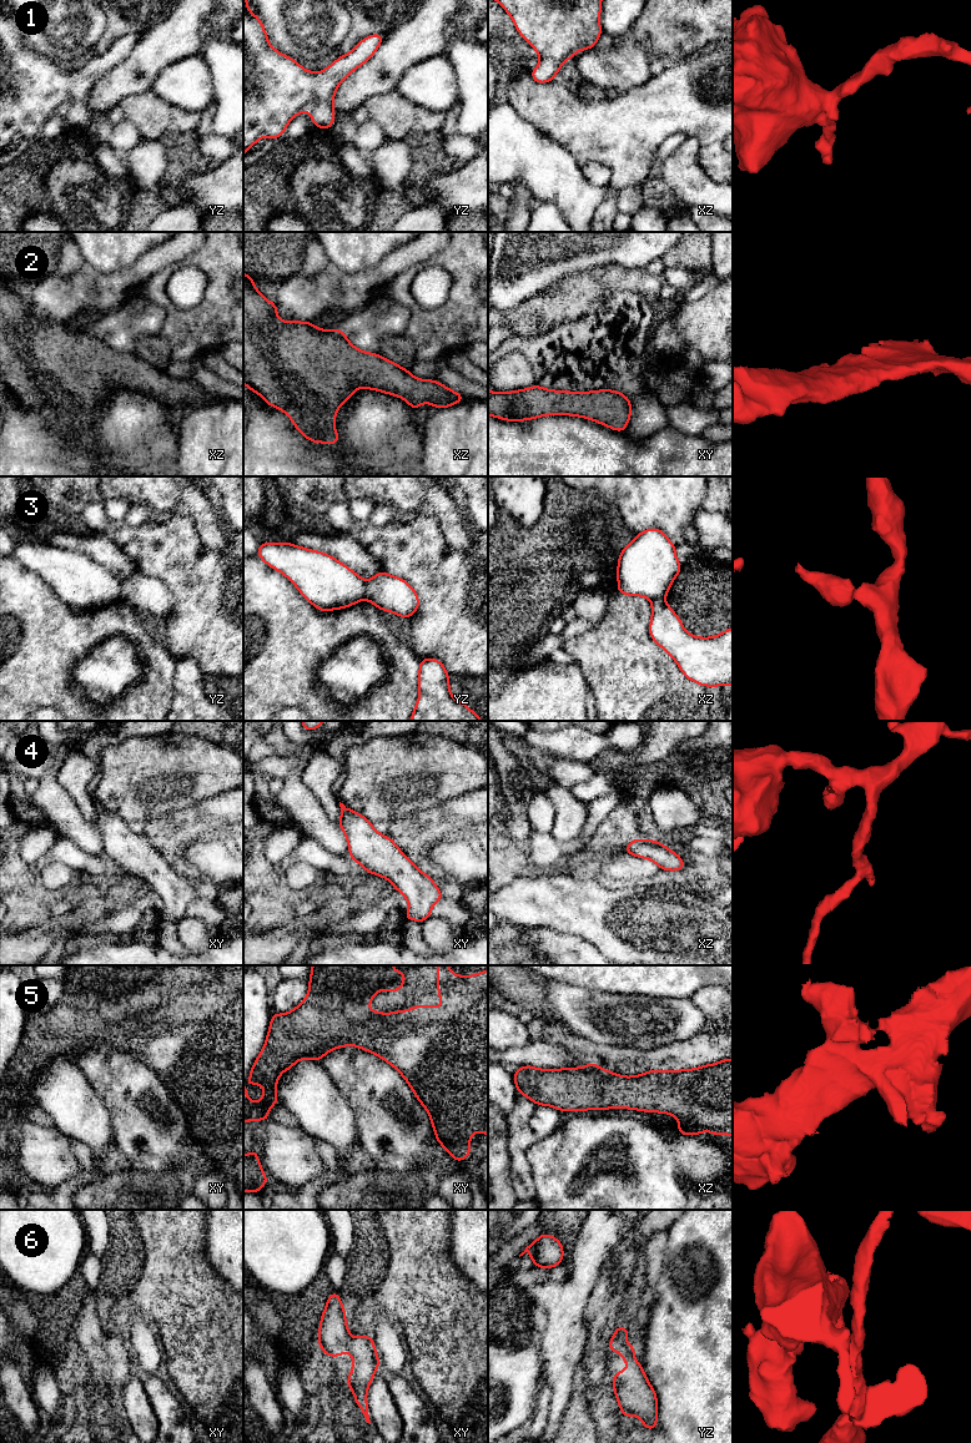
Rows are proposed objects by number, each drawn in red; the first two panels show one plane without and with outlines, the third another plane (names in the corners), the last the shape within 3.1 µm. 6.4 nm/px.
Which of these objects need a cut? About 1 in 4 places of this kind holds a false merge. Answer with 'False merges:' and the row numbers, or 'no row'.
False merges: 3

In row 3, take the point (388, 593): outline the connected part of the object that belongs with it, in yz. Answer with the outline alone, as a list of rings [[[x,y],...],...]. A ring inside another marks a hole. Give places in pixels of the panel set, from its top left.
[[[381,570],[367,581],[364,599],[381,611],[409,619],[419,609],[416,590],[406,580]]]

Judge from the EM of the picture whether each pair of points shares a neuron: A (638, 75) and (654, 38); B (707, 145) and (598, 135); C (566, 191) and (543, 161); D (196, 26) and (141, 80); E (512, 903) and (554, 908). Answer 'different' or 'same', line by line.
A: different
B: same
C: same
D: same
E: same

